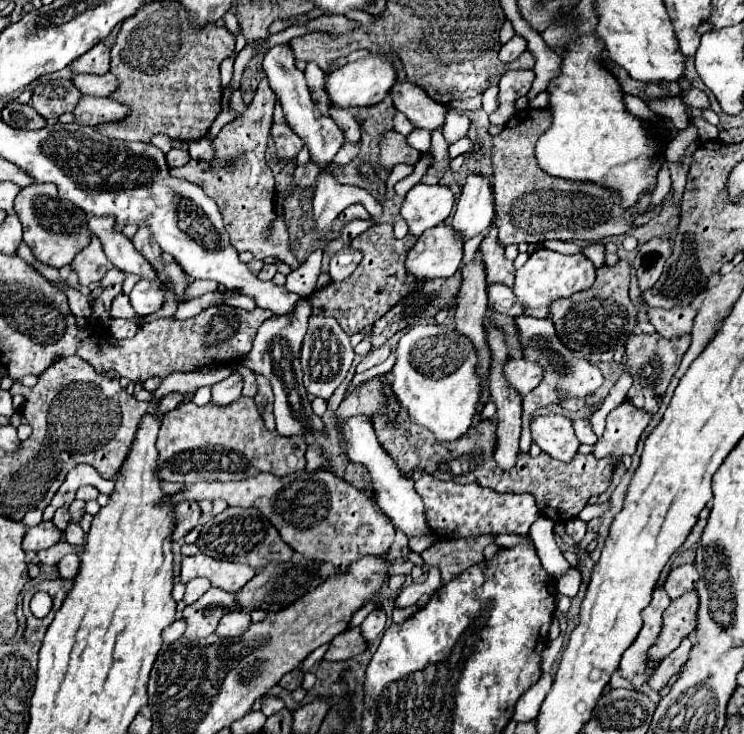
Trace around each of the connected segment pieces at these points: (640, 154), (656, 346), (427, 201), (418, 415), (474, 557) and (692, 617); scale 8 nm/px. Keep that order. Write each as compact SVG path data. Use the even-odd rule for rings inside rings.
M595 34L581 36L575 44L565 48L561 74L547 88L551 94L549 108L553 110L553 124L537 140L537 146L535 146L537 162L547 174L553 174L553 176L561 176L569 180L591 180L591 182L601 182L605 186L613 186L623 196L625 206L633 206L641 190L653 190L661 162L657 162L657 150L655 150L653 138L645 134L645 126L641 126L641 120L637 120L623 106L621 86L617 84L613 74L607 72L607 68L603 68L601 56L599 56L601 52L603 52L603 46Z
M641 334L637 340L635 350L629 350L629 370L633 374L633 386L629 390L629 402L635 404L637 408L643 408L643 396L645 396L645 408L647 412L655 414L659 410L661 398L669 386L669 380L673 378L675 370L679 368L679 362L685 354L685 350L689 348L691 336L685 338L677 338L677 340L667 340L667 338L659 338L659 336L651 336L651 334Z
M419 182L419 184L415 184L415 186L407 192L407 196L405 196L403 204L401 204L401 218L407 222L411 234L421 236L427 228L433 228L433 226L441 224L441 222L451 214L453 202L455 202L453 192L451 192L447 186L441 186L441 184L437 184L437 186L427 186L427 184Z
M417 324L399 340L395 356L397 360L389 372L389 382L393 386L393 392L397 394L399 404L407 410L411 420L427 428L437 442L451 442L455 438L461 438L471 426L475 404L479 402L481 394L481 380L475 374L477 356L471 342L465 336L457 334L457 330L449 330L447 326Z
M479 536L479 538L461 538L461 540L445 540L421 552L425 564L437 566L441 570L441 580L447 584L455 576L459 576L469 566L485 560L485 546L493 544L497 536Z
M689 590L681 598L673 600L669 608L663 614L663 630L655 642L655 646L649 652L651 662L663 660L667 654L671 654L685 636L695 632L697 628L697 610L699 610L699 598L697 590Z

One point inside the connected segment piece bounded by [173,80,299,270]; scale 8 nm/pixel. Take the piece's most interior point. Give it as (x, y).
(239, 180)

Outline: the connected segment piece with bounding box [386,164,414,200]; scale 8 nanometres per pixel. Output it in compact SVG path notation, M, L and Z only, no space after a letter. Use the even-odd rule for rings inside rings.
M398 164L393 168L390 176L386 180L386 197L387 200L393 200L395 198L394 185L407 177L414 171L414 165Z

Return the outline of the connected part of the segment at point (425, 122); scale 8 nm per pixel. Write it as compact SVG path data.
M397 78L389 94L393 98L395 108L403 112L413 126L425 128L429 132L443 126L443 120L447 114L445 106L439 102L433 102L433 98L429 98L429 94L425 94L425 90L421 90L411 80Z

